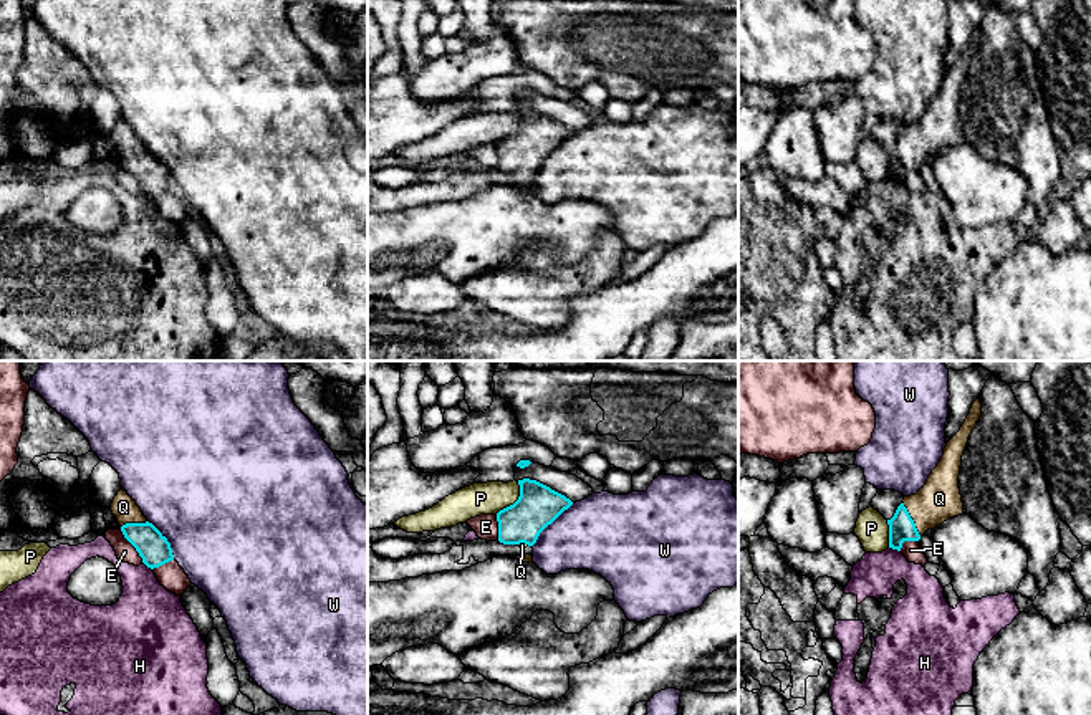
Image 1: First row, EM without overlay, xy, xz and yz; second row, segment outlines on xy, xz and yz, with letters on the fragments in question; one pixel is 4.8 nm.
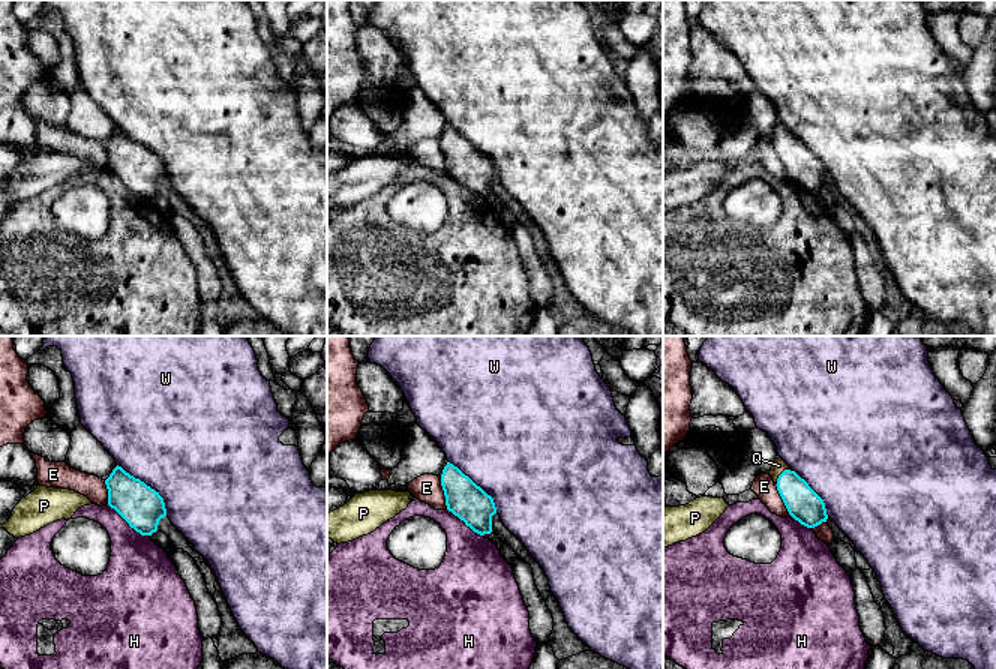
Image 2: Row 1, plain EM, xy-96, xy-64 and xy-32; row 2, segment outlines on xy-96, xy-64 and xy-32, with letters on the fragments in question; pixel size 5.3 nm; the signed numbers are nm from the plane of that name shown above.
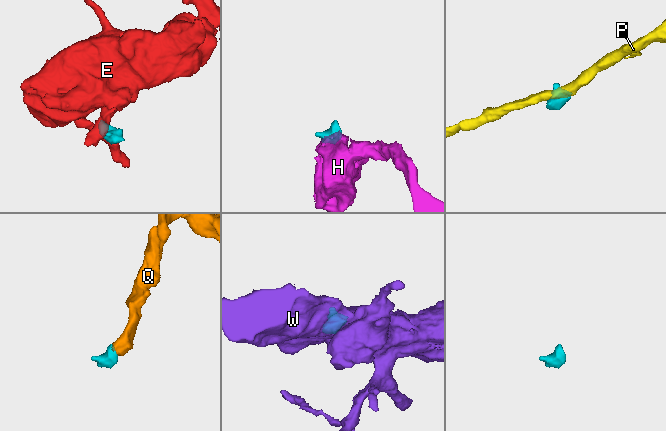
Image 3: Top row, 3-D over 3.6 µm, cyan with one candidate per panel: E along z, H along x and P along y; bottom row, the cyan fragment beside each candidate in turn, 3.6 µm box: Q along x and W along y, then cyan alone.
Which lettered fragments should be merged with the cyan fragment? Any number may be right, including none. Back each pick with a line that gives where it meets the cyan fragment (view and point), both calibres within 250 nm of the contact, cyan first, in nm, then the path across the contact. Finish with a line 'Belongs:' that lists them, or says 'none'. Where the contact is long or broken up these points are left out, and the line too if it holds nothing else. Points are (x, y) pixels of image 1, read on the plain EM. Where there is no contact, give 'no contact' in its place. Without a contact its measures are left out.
Q: contact yz (911, 148); calibres 130 and 200 nm; way yz (903, 158), (911, 148), (939, 128)
Belongs: Q

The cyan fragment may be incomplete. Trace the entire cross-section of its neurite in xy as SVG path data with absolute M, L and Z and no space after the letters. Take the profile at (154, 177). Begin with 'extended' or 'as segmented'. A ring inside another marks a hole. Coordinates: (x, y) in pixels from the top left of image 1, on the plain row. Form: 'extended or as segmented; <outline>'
extended; M121 118L109 139L116 146L124 167L136 177L147 197L154 199L174 189L167 167L147 151L127 121Z

